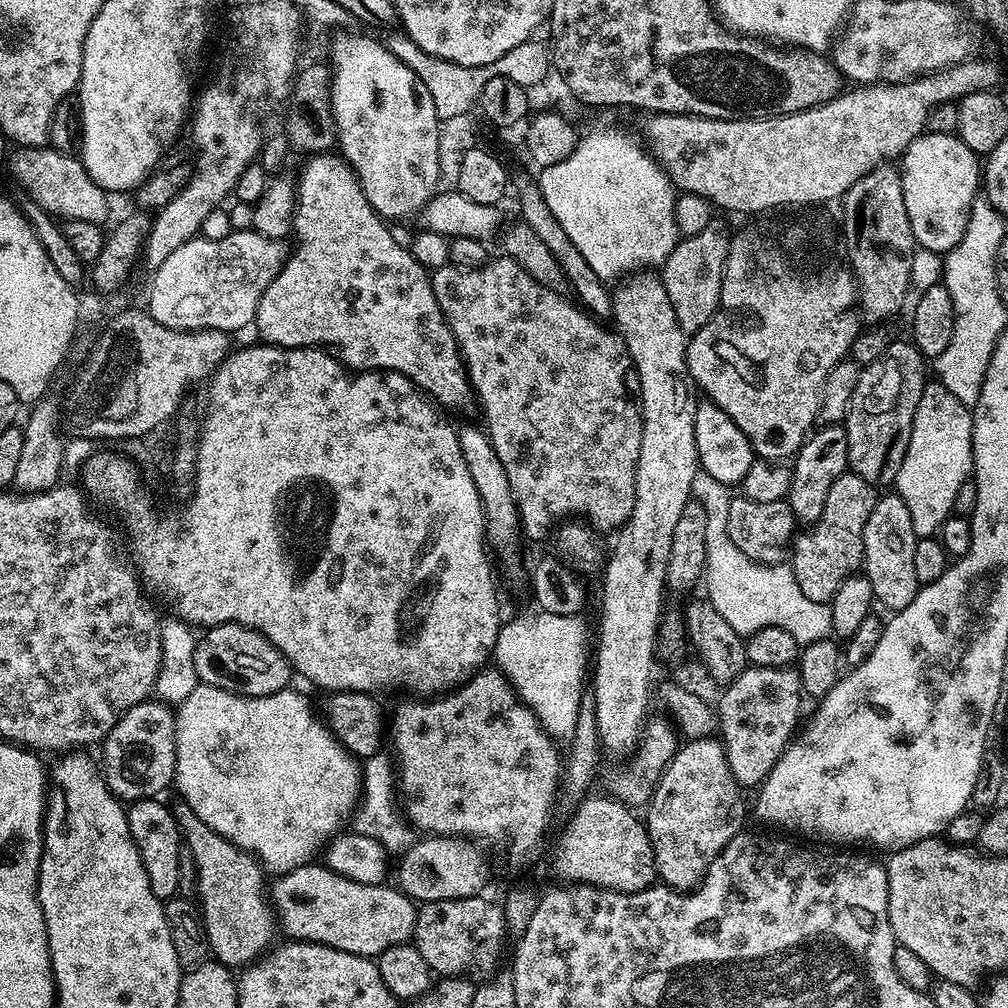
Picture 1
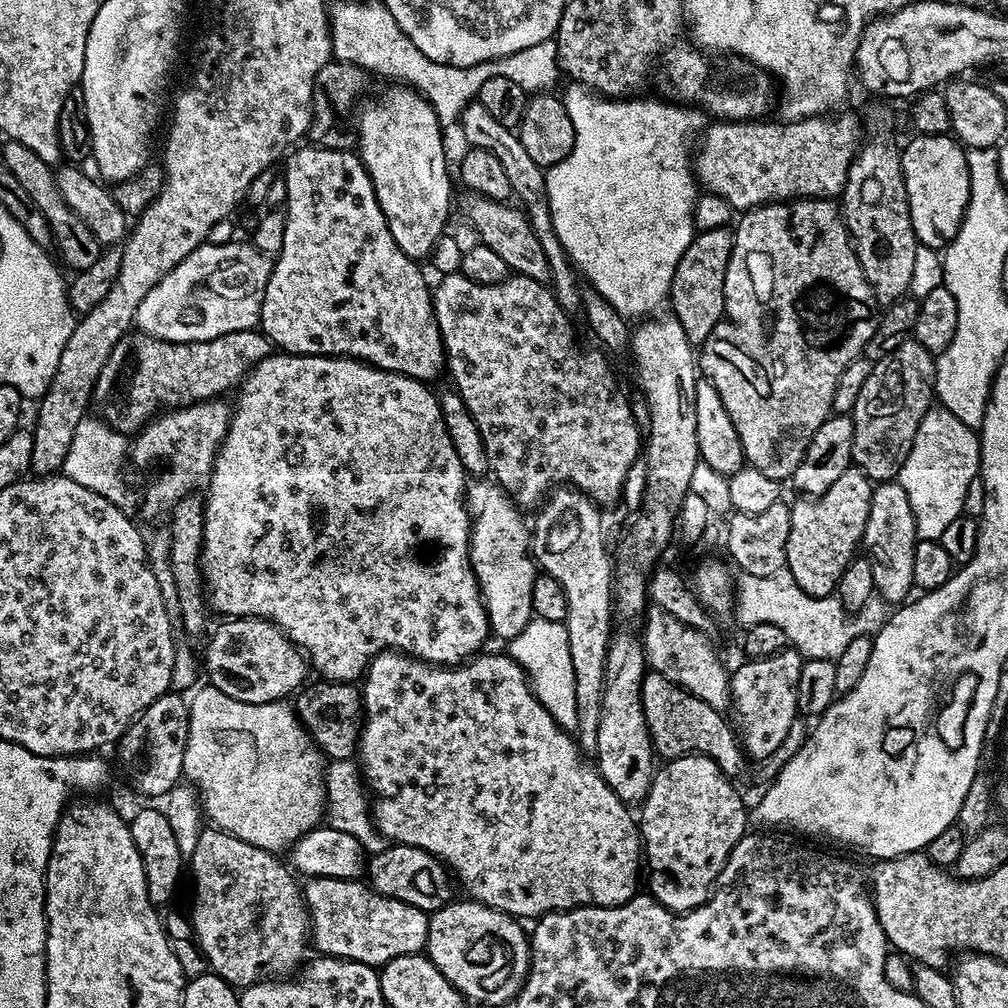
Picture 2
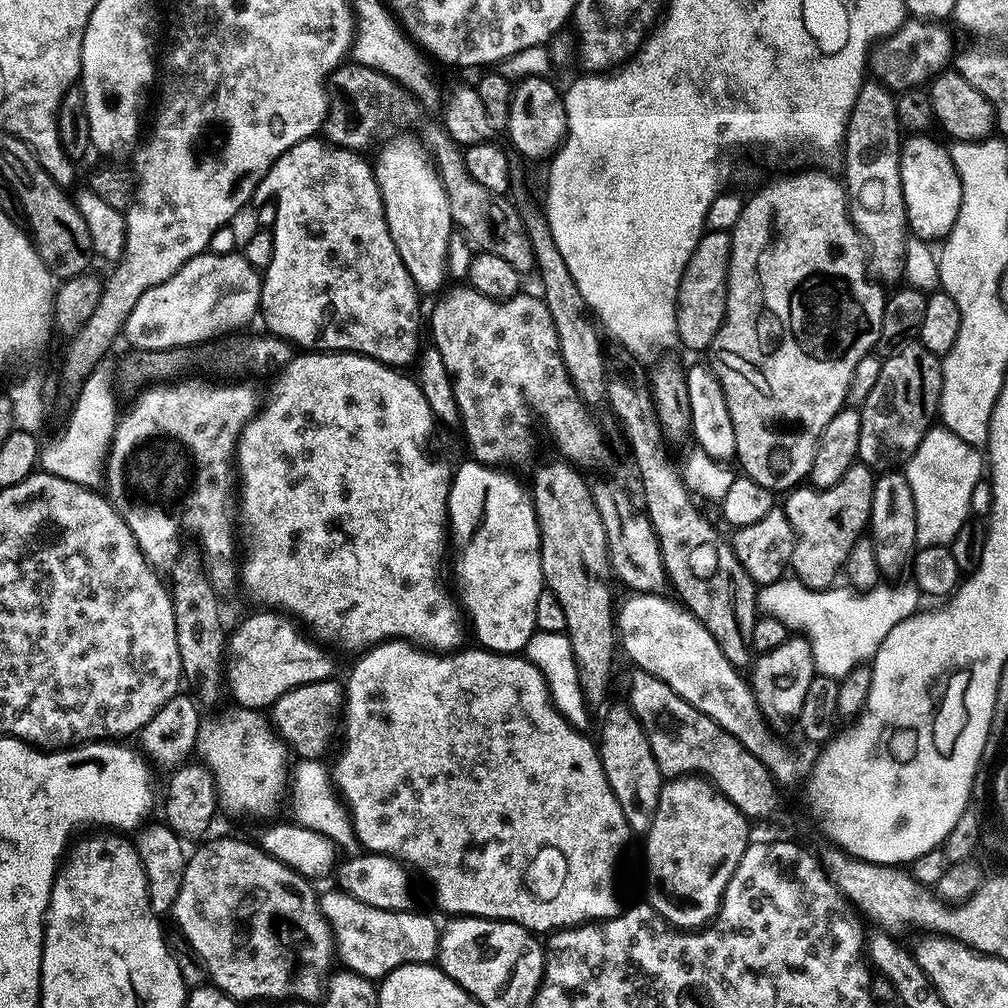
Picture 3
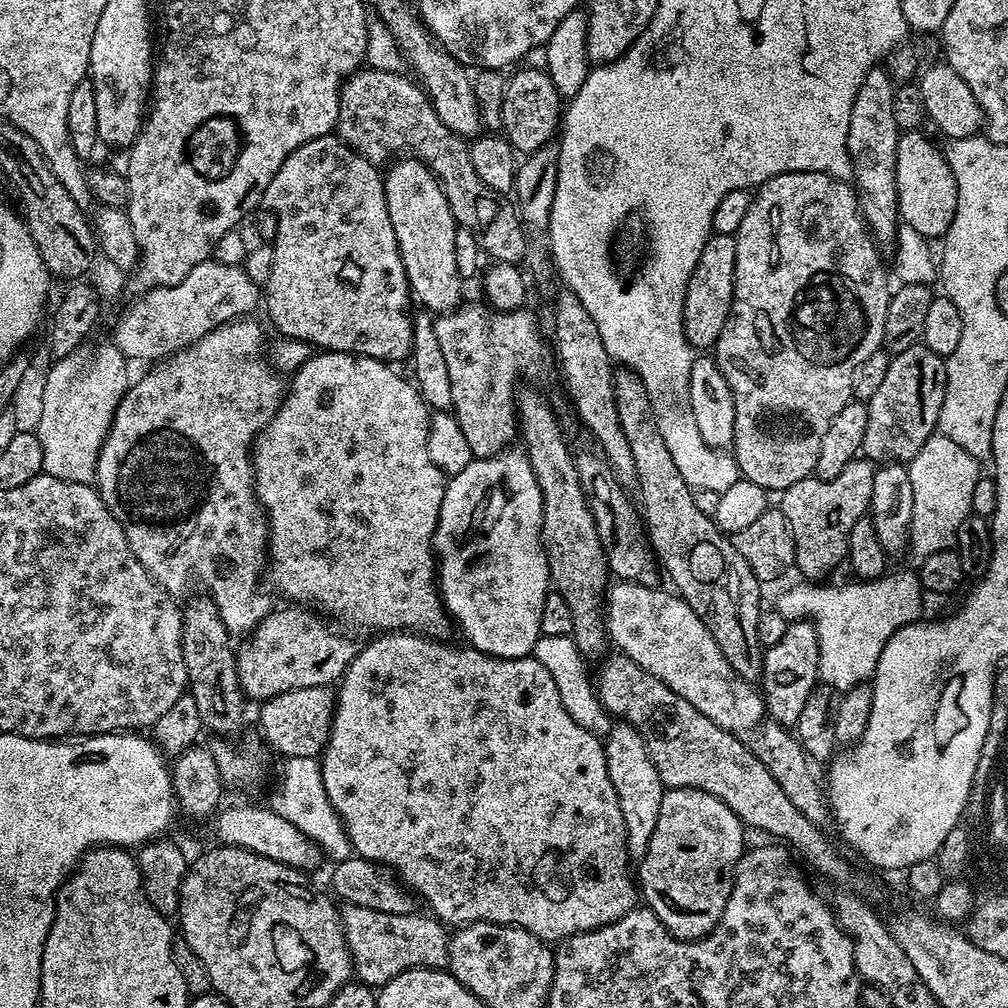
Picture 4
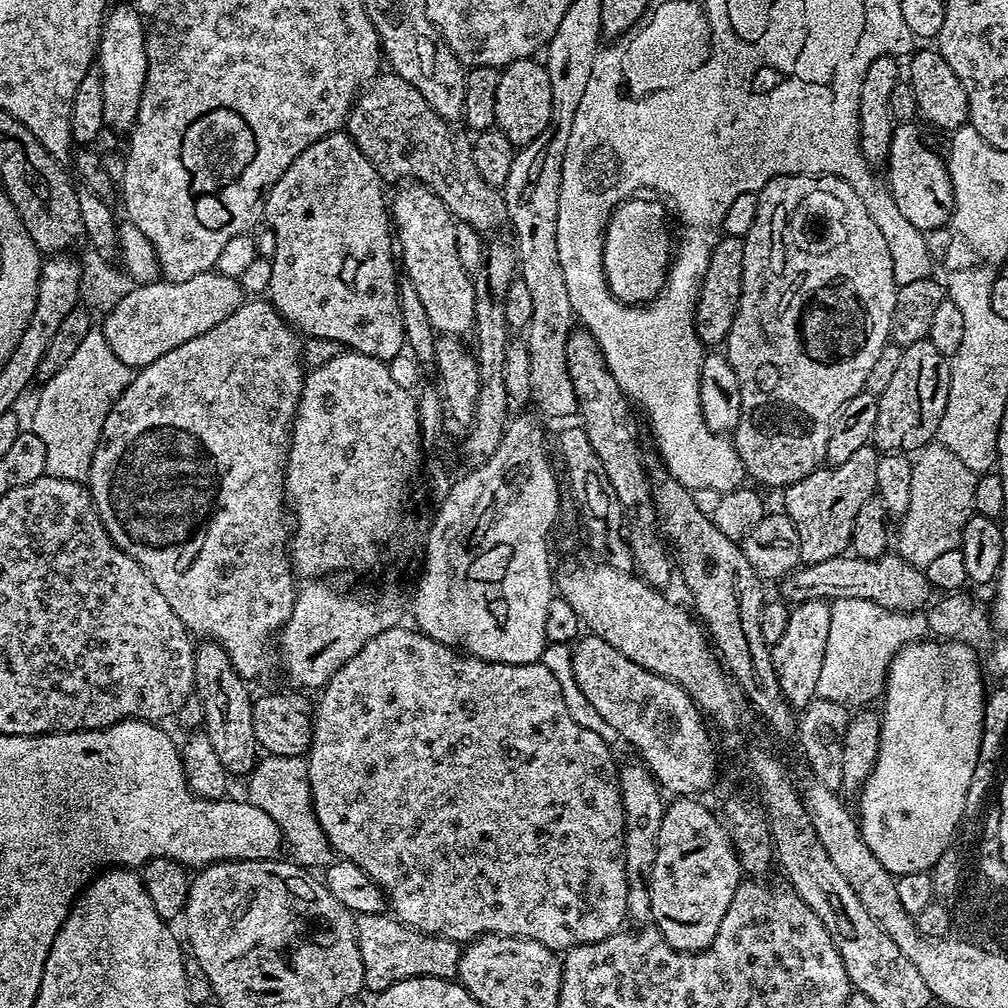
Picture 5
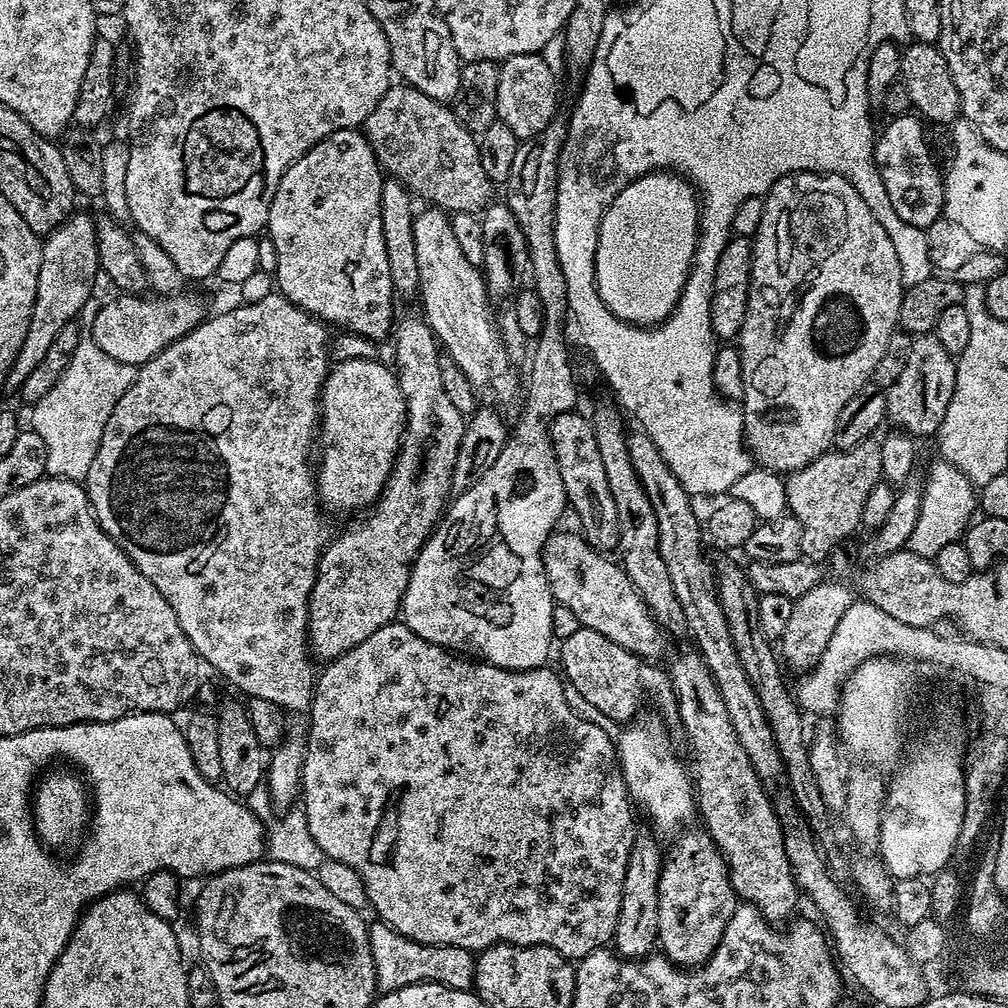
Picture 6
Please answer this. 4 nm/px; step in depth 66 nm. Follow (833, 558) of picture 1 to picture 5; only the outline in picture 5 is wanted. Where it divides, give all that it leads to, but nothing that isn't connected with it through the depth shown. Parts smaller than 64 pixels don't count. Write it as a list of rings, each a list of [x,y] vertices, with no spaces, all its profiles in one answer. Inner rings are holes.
[[[875,447],[858,450],[847,462],[821,466],[806,478],[783,489],[783,511],[797,528],[800,539],[800,564],[826,562],[826,558],[843,556],[849,551],[858,509],[877,495],[878,462],[881,453]]]

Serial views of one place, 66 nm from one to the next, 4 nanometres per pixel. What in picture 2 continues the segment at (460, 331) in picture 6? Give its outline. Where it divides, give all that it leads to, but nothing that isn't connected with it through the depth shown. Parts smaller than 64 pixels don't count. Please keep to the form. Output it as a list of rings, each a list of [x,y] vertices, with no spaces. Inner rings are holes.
[[[396,82],[391,86],[393,88],[384,88],[377,94],[373,100],[368,100],[364,105],[361,103],[360,117],[356,120],[356,136],[360,139],[360,148],[358,147],[358,155],[361,162],[364,164],[364,169],[370,174],[370,182],[374,186],[374,194],[378,198],[378,206],[382,206],[382,214],[388,220],[388,229],[390,234],[394,234],[394,242],[398,242],[398,246],[402,249],[411,260],[420,262],[424,259],[431,257],[433,248],[436,247],[437,240],[440,236],[445,235],[446,228],[444,223],[448,220],[448,207],[454,204],[454,198],[452,202],[452,182],[448,178],[450,173],[449,164],[446,162],[446,157],[443,154],[442,142],[443,134],[441,132],[442,125],[439,122],[434,110],[428,104],[428,102],[417,92],[414,88],[405,86],[403,83]]]

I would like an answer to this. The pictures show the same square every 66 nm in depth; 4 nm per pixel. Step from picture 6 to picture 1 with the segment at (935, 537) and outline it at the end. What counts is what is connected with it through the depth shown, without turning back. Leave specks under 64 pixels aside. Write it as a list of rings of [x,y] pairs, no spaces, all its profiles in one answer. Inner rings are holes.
[[[939,382],[927,383],[919,399],[906,458],[896,475],[896,494],[906,502],[917,539],[933,537],[955,509],[958,491],[973,475],[972,412]]]

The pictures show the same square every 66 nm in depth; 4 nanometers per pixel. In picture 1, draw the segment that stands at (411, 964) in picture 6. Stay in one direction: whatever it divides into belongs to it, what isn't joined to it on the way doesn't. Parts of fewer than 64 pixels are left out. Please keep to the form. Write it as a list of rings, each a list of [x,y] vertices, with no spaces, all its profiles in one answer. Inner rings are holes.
[[[313,862],[304,864],[301,868],[295,868],[289,872],[283,873],[279,878],[273,879],[270,884],[270,903],[278,917],[279,927],[282,932],[285,932],[285,937],[291,938],[296,942],[306,944],[325,944],[334,950],[342,950],[346,954],[358,954],[359,956],[367,956],[369,958],[379,958],[386,950],[390,950],[390,946],[398,946],[399,944],[409,943],[413,939],[416,931],[416,914],[418,911],[417,905],[409,900],[399,888],[389,886],[387,883],[382,884],[363,884],[362,882],[354,882],[350,878],[346,878],[342,874],[338,874],[334,870],[330,870],[323,863]]]

